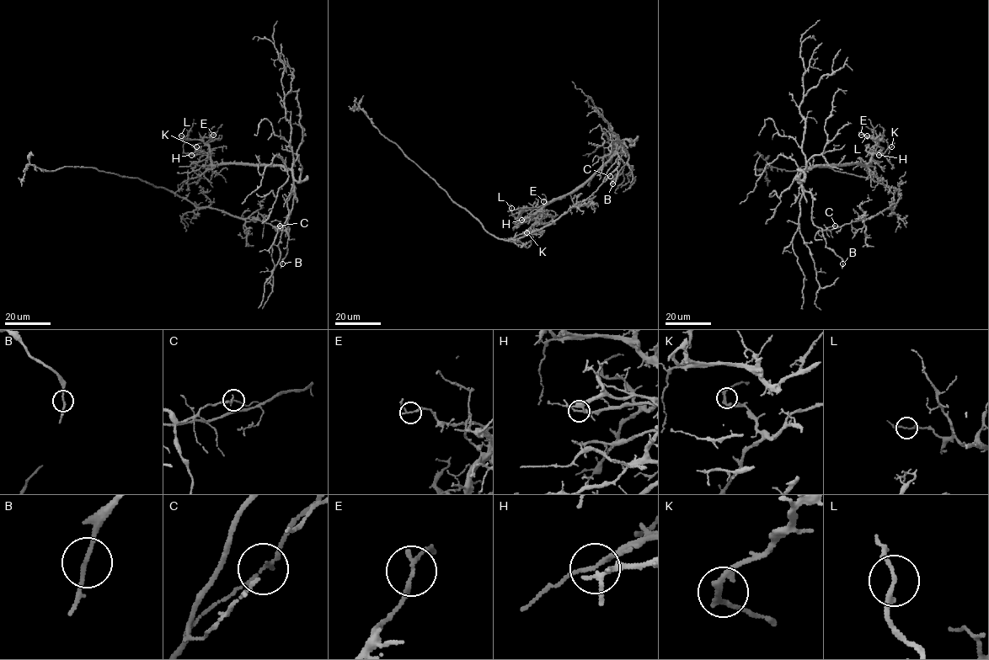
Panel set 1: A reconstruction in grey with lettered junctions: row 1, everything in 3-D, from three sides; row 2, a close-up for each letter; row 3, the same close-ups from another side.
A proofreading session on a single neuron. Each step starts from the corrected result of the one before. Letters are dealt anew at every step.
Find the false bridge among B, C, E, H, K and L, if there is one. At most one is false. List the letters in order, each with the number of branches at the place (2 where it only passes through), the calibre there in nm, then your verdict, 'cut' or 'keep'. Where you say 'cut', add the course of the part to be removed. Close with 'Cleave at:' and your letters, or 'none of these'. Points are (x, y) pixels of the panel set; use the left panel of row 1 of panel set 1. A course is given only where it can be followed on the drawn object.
B: 2 | 160 nm | keep
C: 2 | 170 nm | cut | (280, 225), (198, 208), (138, 178), (92, 167), (65, 166), (45, 171), (29, 164), (24, 169), (21, 186)
E: 2 | 160 nm | keep
H: 2 | 160 nm | keep
K: 2 | 190 nm | keep
L: 2 | 140 nm | keep
Cleave at: C

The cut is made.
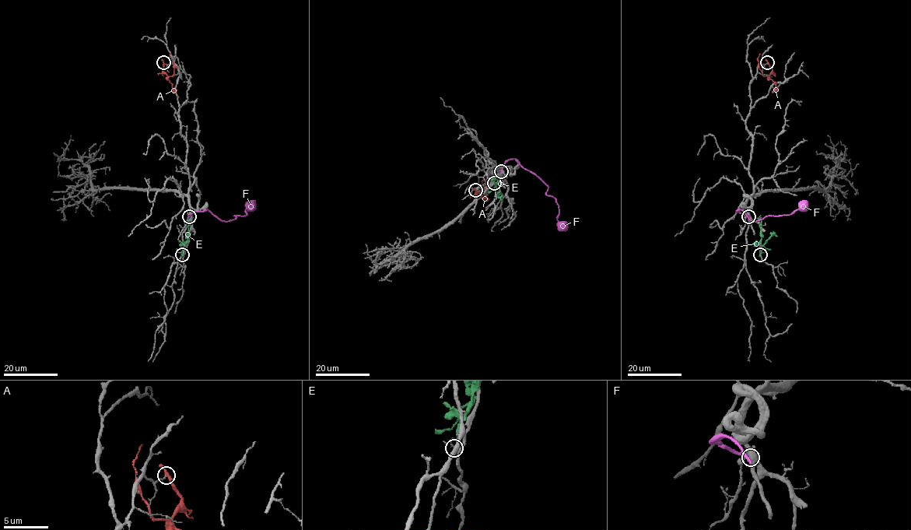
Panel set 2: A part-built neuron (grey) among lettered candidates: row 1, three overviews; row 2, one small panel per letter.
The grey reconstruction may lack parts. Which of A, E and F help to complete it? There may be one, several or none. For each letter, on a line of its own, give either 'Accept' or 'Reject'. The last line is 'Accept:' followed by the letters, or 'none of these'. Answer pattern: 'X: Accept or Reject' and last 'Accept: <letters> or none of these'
A: Reject
E: Reject
F: Reject
Accept: none of these

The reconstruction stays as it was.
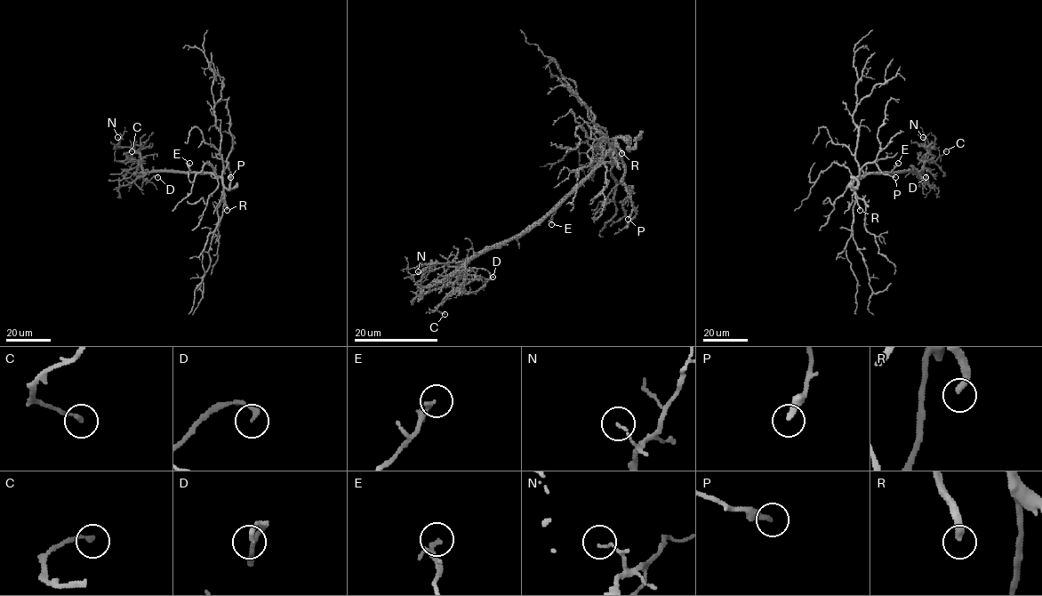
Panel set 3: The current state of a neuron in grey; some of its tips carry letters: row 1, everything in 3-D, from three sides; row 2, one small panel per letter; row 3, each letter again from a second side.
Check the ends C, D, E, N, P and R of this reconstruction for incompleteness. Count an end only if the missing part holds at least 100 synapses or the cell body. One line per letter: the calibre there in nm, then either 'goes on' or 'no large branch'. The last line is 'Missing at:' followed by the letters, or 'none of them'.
C: calibre 200 nm; no large branch
D: calibre 180 nm; no large branch
E: calibre 160 nm; no large branch
N: calibre 100 nm; no large branch
P: calibre 280 nm; no large branch
R: calibre 300 nm; goes on
Missing at: R

